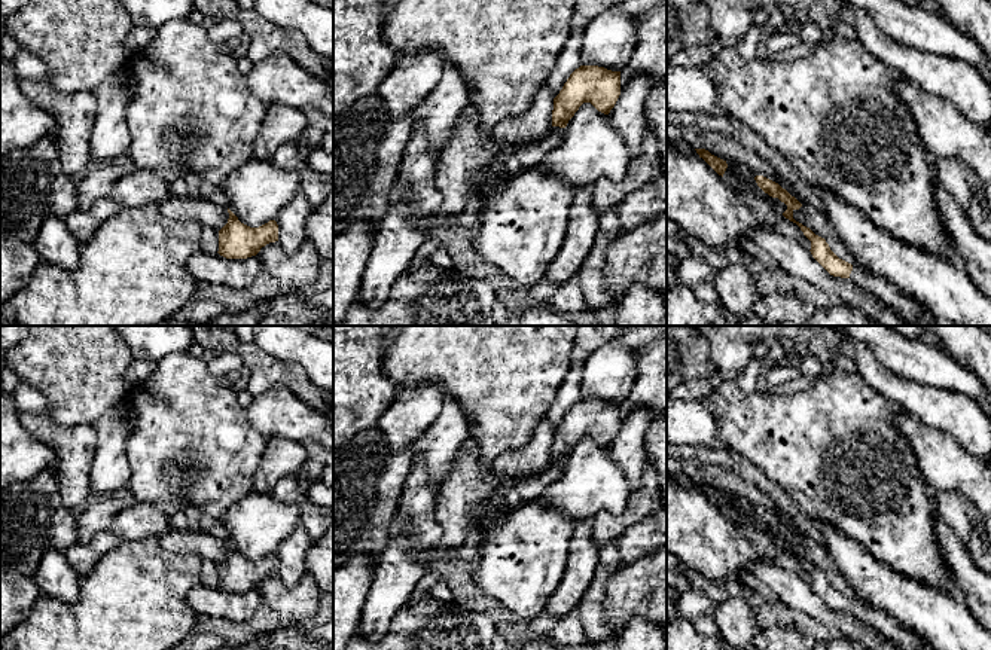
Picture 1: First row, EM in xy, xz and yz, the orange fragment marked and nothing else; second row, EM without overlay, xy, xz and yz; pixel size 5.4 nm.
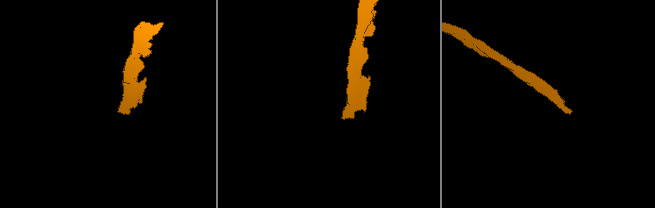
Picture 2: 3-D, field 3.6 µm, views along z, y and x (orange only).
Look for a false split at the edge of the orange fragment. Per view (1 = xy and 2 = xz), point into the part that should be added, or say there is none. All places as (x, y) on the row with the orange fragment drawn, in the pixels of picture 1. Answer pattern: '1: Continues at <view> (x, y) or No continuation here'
1: No continuation here
2: No continuation here

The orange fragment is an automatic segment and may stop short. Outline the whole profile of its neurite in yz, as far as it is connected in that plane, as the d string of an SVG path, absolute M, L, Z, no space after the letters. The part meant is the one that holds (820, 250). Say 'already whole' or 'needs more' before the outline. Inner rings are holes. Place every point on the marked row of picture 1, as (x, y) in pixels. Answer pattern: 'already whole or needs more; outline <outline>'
needs more; outline M754 177L757 186L772 198L778 198L787 205L783 213L786 219L796 223L804 235L811 241L812 257L833 277L850 278L862 289L870 292L878 299L881 299L887 306L890 306L902 320L911 323L912 326L963 326L951 323L948 320L937 320L929 314L921 305L906 297L897 287L890 284L887 280L867 272L860 266L853 266L851 263L839 259L829 247L824 238L815 235L809 228L793 219L793 211L799 210L802 204L792 196L778 183L763 177Z

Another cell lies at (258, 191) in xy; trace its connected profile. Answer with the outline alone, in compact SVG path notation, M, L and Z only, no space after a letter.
M251 158L234 170L222 189L229 198L229 210L250 228L275 220L278 213L299 192L301 177L296 171L278 168L271 159Z

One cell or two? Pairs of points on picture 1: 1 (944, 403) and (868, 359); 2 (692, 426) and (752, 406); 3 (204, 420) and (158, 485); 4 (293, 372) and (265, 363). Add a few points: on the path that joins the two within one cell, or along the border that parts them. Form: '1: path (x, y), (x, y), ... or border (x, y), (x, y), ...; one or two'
1: path (924, 402), (895, 390), (883, 378); one
2: border (706, 402), (716, 421), (719, 439); two
3: path (188, 436), (161, 460), (158, 469); one
4: path (286, 372), (273, 371); one

